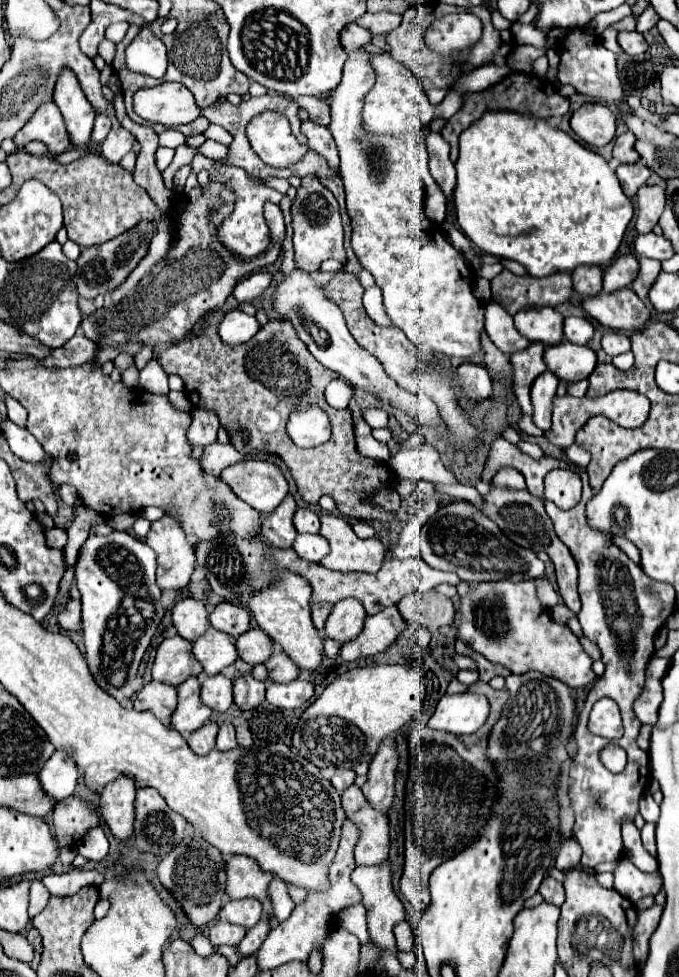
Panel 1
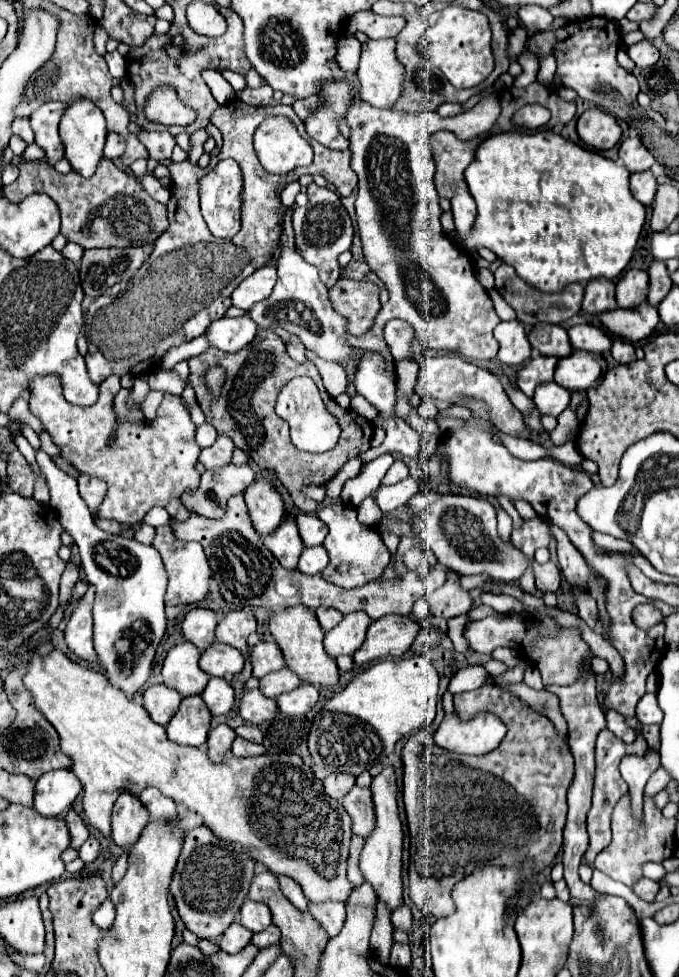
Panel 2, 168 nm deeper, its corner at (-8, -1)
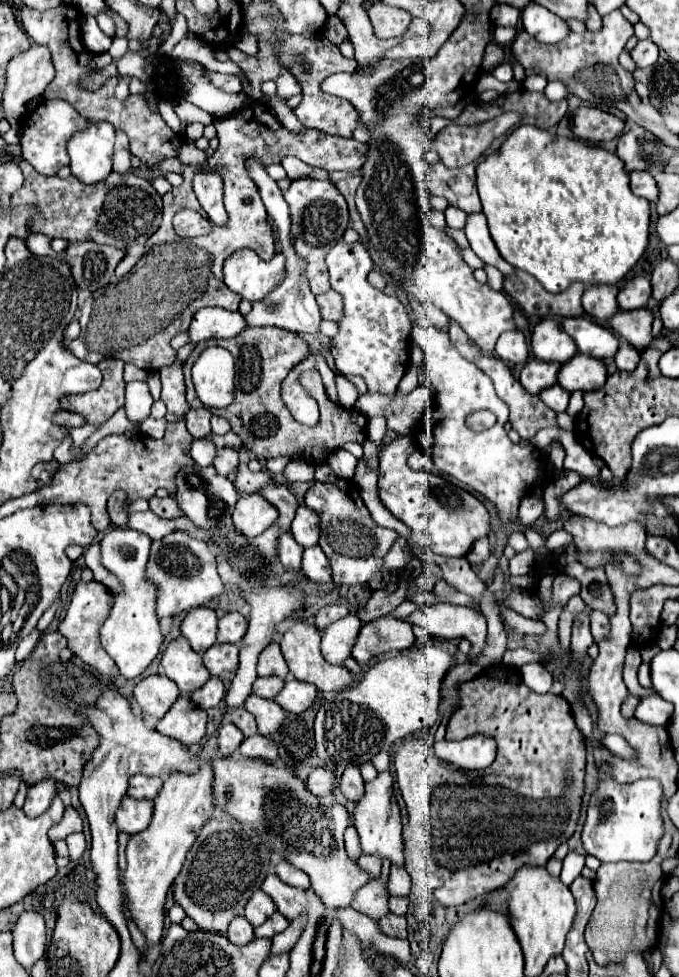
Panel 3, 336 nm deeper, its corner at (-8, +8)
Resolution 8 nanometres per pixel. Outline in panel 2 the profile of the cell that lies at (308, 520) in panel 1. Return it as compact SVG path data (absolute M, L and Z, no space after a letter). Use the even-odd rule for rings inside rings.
M297 514L295 516L299 534L303 538L305 546L319 546L323 544L325 536L327 536L327 526L315 516L315 514Z

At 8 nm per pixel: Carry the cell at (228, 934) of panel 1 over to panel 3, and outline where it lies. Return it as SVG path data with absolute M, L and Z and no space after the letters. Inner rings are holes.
M235 917L227 929L227 939L235 945L247 945L255 935L253 935L253 925L245 917Z

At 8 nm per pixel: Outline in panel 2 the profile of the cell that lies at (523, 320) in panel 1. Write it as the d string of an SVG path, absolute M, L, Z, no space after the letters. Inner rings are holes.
M537 324L529 332L529 342L535 352L543 356L555 356L555 358L565 358L573 352L569 344L569 336L561 326L555 324Z

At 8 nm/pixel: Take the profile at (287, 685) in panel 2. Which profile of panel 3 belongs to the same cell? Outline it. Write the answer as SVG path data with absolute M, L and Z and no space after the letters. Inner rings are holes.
M257 677L257 681L253 683L253 693L265 699L275 699L275 695L283 689L285 679L279 677Z

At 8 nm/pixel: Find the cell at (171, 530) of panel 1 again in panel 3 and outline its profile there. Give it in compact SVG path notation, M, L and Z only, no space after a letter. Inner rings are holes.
M173 531L161 541L153 541L151 557L147 565L147 577L157 585L157 615L173 617L193 607L201 607L223 591L223 583L217 575L217 561L213 551L201 539L191 539L185 531Z

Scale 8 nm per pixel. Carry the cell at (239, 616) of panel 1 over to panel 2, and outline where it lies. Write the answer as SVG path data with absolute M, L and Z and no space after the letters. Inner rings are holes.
M231 610L217 624L215 636L217 636L217 642L229 644L241 650L247 646L247 638L251 632L255 632L255 616L245 610Z

